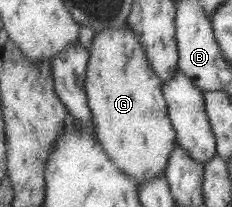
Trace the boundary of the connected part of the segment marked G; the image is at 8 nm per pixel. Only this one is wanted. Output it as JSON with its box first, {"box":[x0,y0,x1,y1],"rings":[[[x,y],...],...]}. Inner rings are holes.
{"box":[85,24,175,184],"rings":[[[127,24],[118,28],[106,27],[95,34],[88,50],[85,90],[98,142],[116,166],[134,177],[137,184],[156,178],[158,174],[165,174],[170,152],[174,148],[175,131],[162,93],[162,80],[153,73],[138,34],[130,30]]]}

